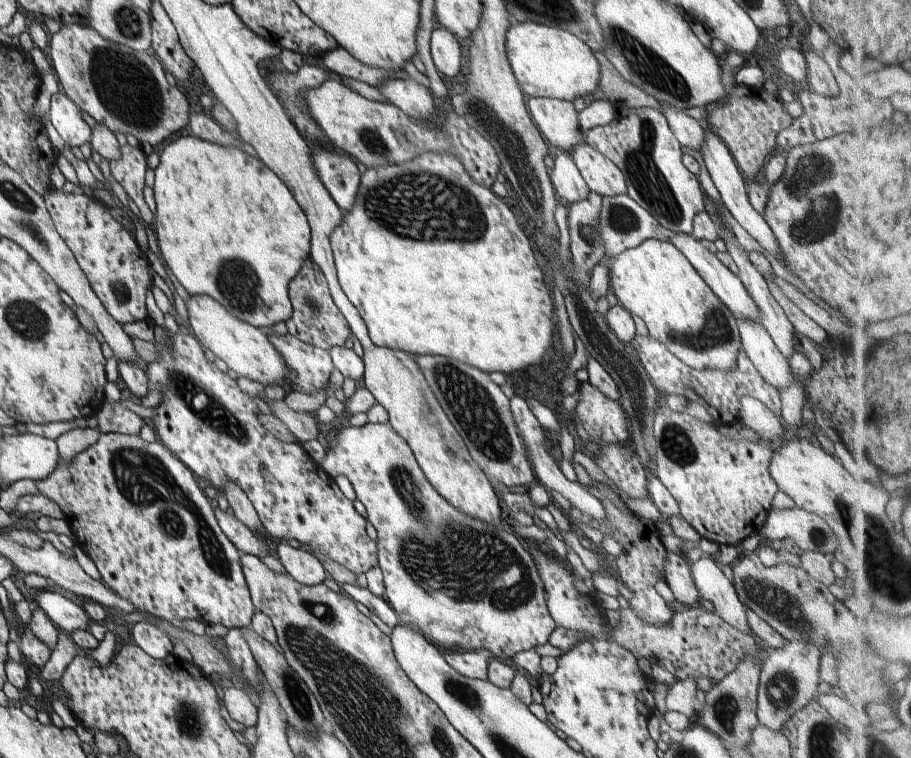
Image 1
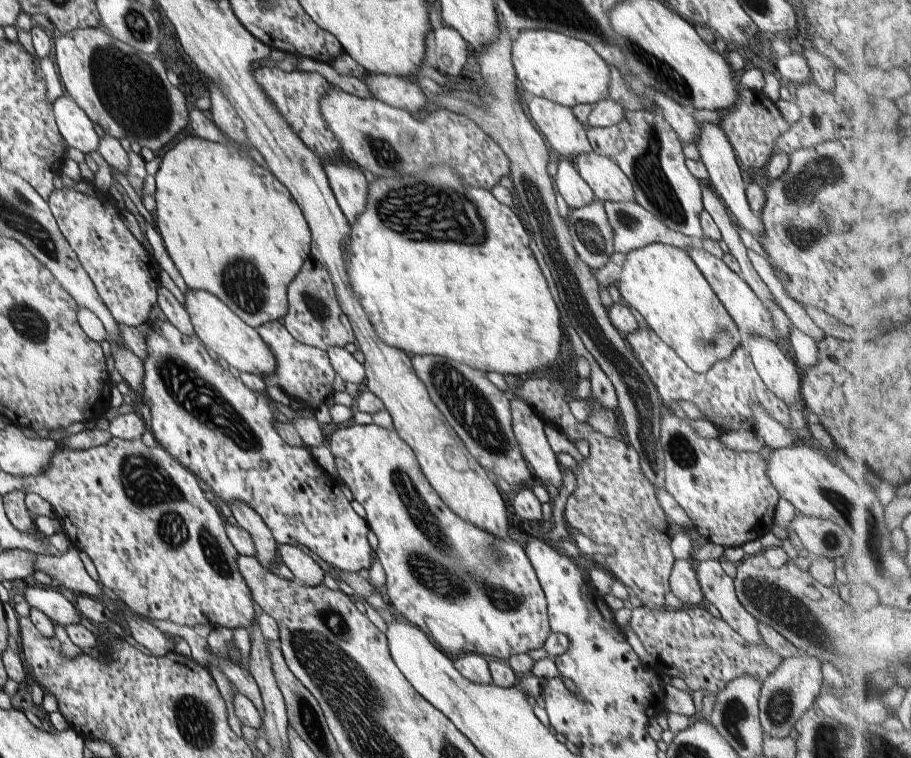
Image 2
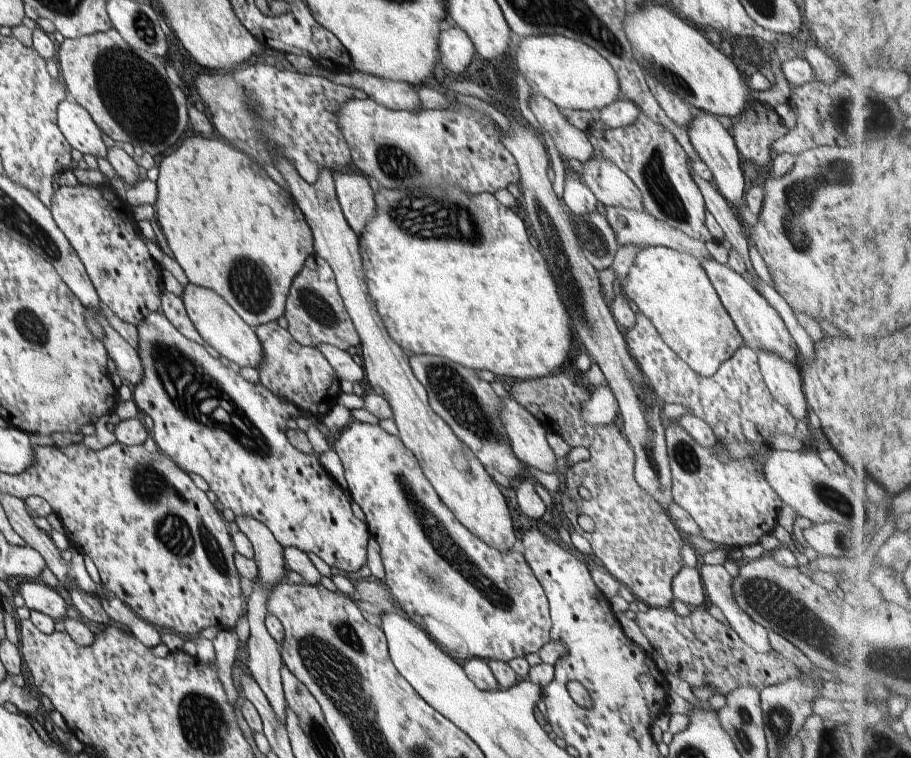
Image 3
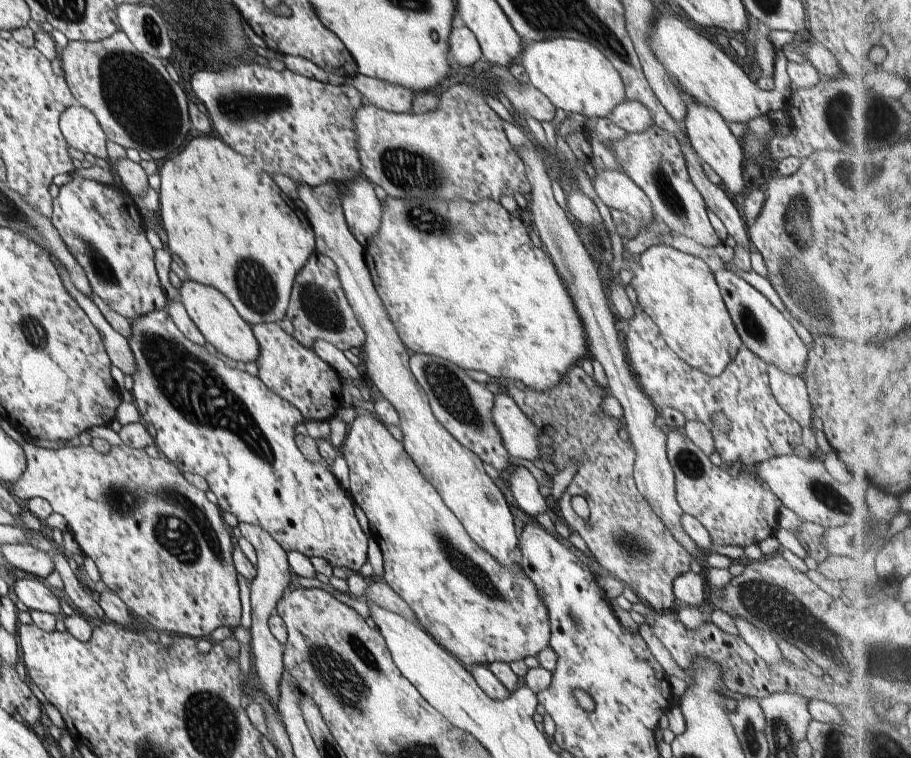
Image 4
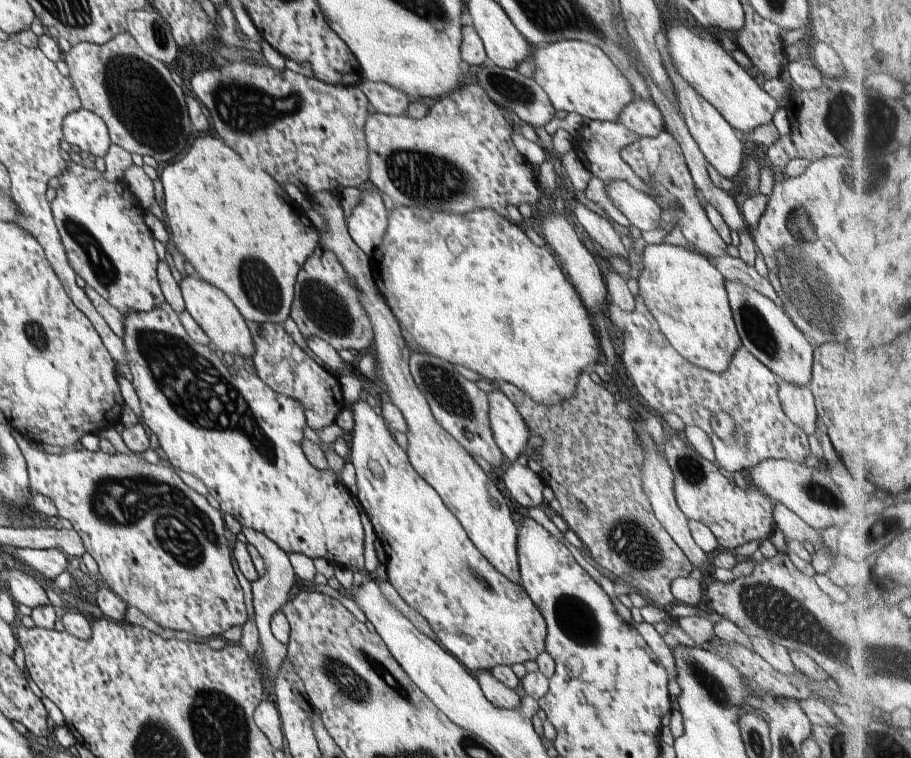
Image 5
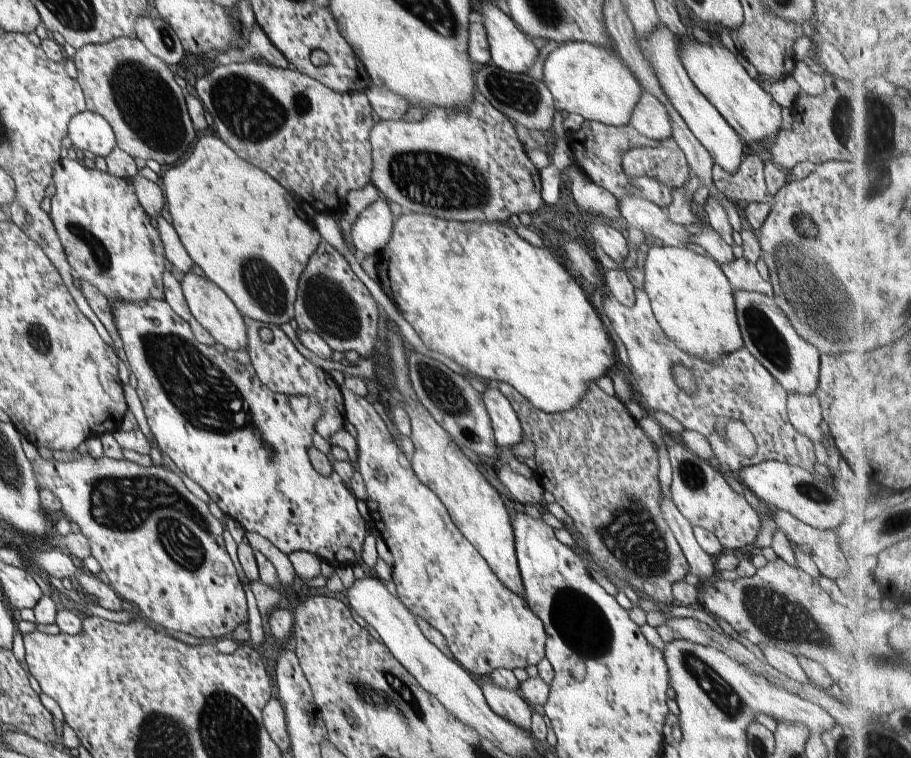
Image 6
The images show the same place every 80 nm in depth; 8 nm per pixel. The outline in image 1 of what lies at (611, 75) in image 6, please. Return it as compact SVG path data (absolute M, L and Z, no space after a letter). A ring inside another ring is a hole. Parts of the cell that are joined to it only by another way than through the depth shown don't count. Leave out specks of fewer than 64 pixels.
M513 22L507 30L505 47L514 76L519 82L524 96L548 97L549 99L558 99L572 103L578 97L592 95L599 90L601 68L595 52L571 32L535 22Z

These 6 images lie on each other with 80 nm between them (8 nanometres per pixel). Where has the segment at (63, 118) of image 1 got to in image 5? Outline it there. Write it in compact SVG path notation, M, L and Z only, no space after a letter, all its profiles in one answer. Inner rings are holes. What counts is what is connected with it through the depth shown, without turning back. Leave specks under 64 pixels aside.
M84 108L64 118L63 138L81 154L91 152L102 157L112 144L104 119Z

